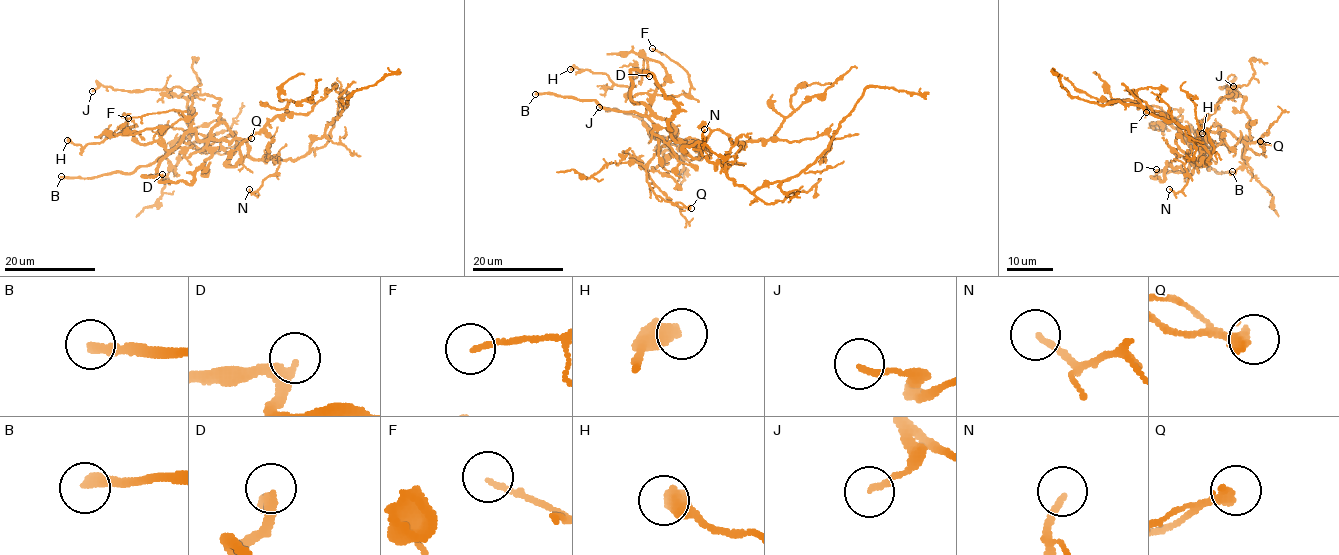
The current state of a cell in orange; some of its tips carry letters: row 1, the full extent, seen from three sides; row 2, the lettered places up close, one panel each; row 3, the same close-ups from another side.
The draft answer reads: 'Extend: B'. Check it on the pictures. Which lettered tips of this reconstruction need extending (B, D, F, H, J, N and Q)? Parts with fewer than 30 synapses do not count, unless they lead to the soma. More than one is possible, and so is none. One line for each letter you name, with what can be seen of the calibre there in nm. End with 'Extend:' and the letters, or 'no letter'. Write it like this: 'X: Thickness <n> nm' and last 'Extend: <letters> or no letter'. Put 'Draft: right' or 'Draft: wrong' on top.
Draft: right
B: Thickness 280 nm
Extend: B

